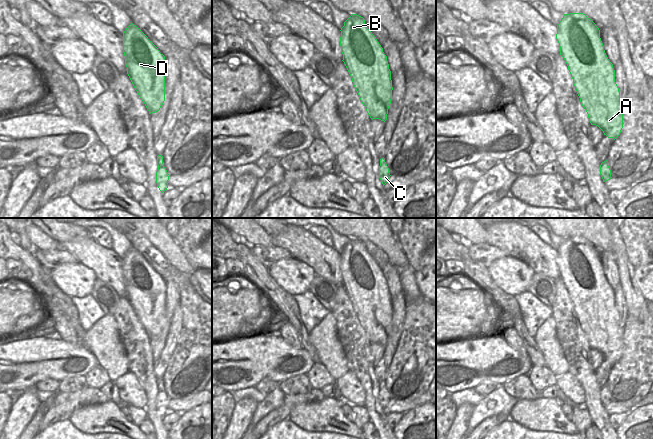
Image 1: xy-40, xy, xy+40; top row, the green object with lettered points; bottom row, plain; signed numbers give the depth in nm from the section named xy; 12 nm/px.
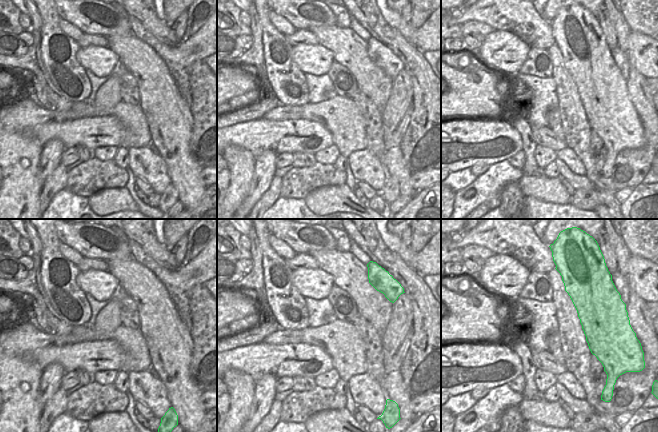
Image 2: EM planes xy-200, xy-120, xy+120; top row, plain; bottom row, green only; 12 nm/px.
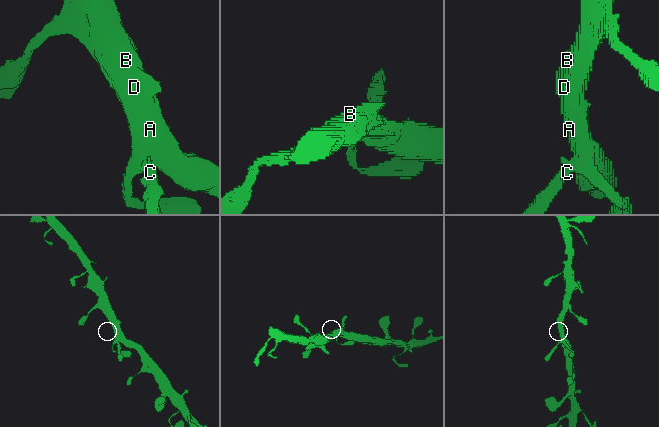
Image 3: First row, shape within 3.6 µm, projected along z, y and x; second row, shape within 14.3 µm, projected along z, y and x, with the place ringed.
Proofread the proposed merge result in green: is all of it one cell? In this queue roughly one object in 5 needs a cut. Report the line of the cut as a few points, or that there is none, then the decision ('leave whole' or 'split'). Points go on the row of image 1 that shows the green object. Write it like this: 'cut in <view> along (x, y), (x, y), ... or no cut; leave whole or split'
no cut; leave whole

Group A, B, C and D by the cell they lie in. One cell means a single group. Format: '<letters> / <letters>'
A B C D

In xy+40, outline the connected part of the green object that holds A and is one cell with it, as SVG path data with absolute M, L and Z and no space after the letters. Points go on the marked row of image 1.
M583 13L564 14L557 25L556 39L591 125L598 126L604 135L615 140L623 128L623 105L615 82L615 70L605 53L599 28Z

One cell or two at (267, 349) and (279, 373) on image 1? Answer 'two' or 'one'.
one

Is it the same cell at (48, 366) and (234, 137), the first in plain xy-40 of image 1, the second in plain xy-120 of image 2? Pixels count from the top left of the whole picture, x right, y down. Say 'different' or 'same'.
same

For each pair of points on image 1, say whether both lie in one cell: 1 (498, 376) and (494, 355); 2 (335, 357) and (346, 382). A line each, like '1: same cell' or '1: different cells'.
1: same cell
2: different cells

